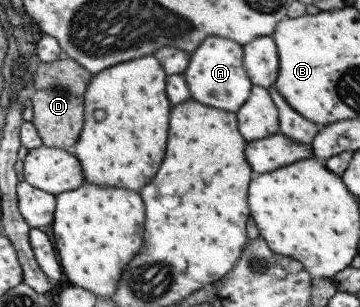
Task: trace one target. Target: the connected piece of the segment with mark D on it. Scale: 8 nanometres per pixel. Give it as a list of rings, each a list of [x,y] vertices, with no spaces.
[[[63,57],[63,60],[58,59],[50,64],[40,63],[38,65],[34,75],[36,92],[32,97],[31,105],[33,107],[33,122],[39,130],[45,146],[74,152],[86,125],[86,91],[93,79],[94,76],[85,66],[82,66],[77,60],[69,59],[69,57]]]

